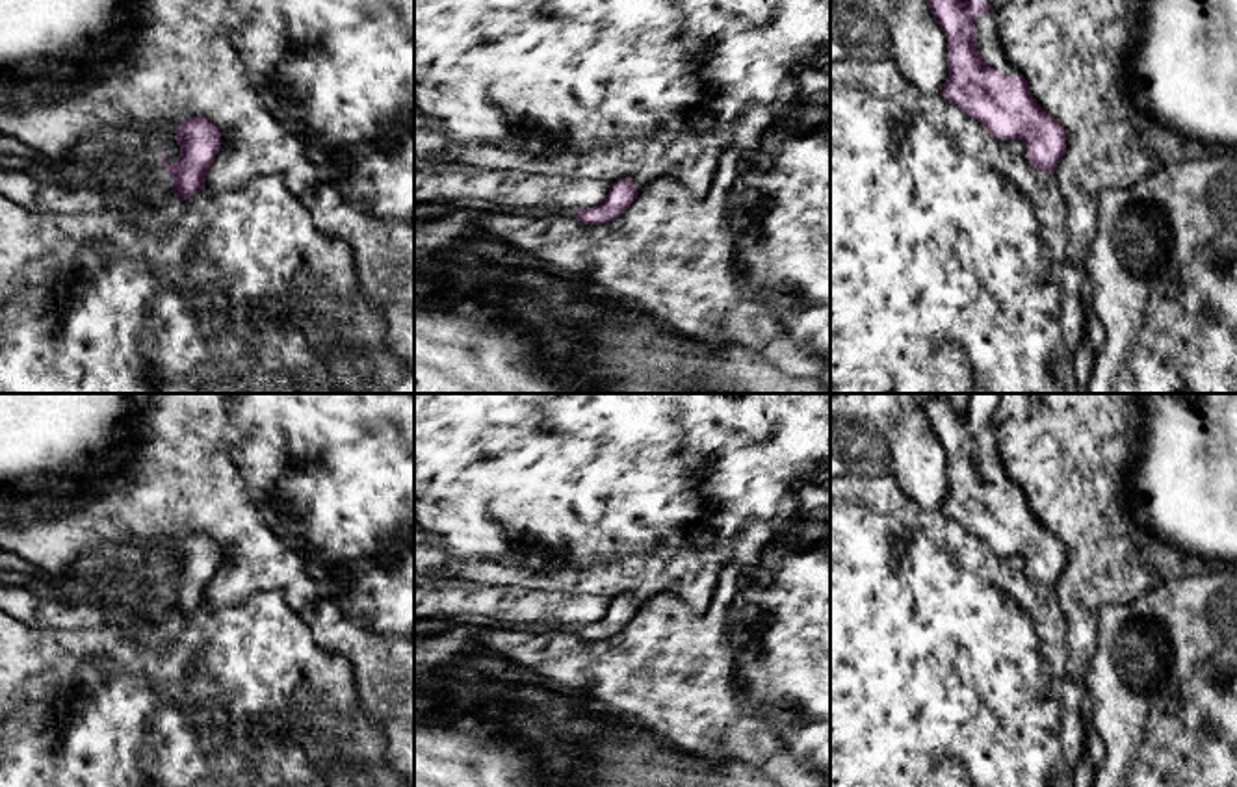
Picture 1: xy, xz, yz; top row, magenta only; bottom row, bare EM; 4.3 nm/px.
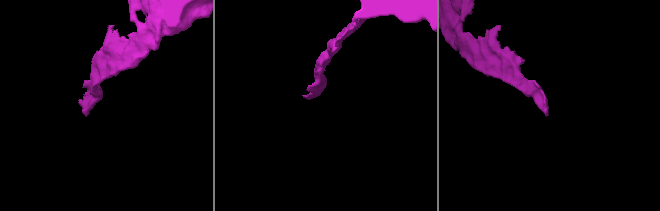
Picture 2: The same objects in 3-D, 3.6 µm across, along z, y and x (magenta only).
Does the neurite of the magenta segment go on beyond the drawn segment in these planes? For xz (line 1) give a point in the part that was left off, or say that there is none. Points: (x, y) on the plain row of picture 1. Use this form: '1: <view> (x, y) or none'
1: xz (424, 626)

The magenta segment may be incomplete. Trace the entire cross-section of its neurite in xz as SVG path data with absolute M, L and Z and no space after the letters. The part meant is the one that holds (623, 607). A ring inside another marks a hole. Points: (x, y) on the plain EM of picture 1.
M620 594L615 600L611 600L607 614L594 622L594 624L559 624L559 626L529 626L529 624L501 624L498 620L479 620L470 616L449 616L449 618L420 618L414 620L414 637L433 637L444 631L449 631L461 624L474 624L479 627L503 627L503 629L514 629L514 631L565 631L565 633L576 633L578 637L585 640L602 640L609 639L617 633L620 633L630 620L637 614L639 607L635 605L633 594Z

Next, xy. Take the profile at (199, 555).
M189 533L176 544L160 536L152 546L124 546L102 542L87 549L71 568L69 579L46 583L39 570L4 570L0 585L22 587L41 600L61 603L91 603L119 600L132 611L143 611L150 618L160 618L171 605L180 616L188 616L204 603L206 587L221 564L221 548L204 533ZM176 557L180 572L167 581L167 564ZM113 577L143 579L149 588L143 596L132 596L126 588L117 588Z

